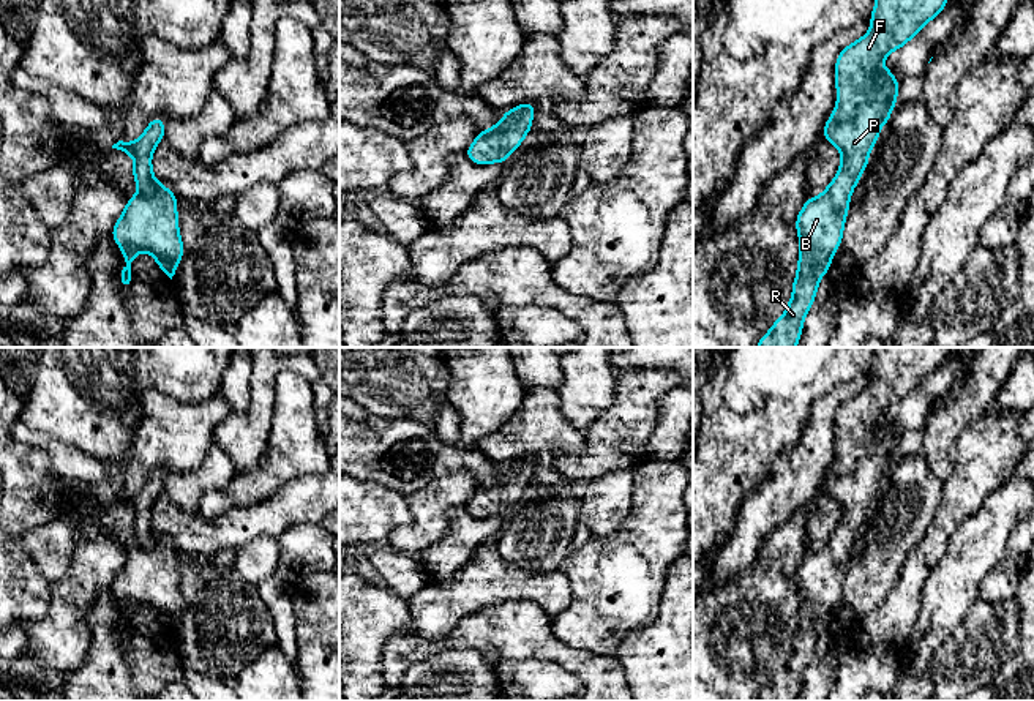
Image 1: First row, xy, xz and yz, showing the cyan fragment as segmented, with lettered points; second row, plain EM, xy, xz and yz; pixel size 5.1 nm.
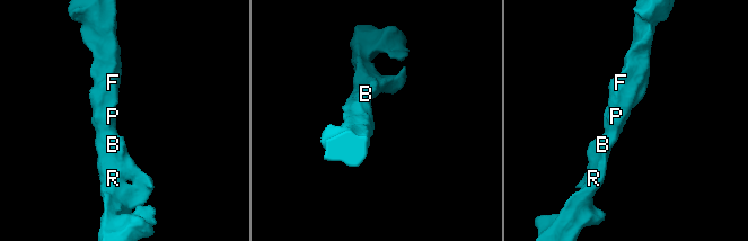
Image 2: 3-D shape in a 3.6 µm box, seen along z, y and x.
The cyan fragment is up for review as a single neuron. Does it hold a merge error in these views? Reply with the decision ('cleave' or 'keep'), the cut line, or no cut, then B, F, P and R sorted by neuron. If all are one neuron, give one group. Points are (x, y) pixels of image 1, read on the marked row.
keep; no cut; B F P R

